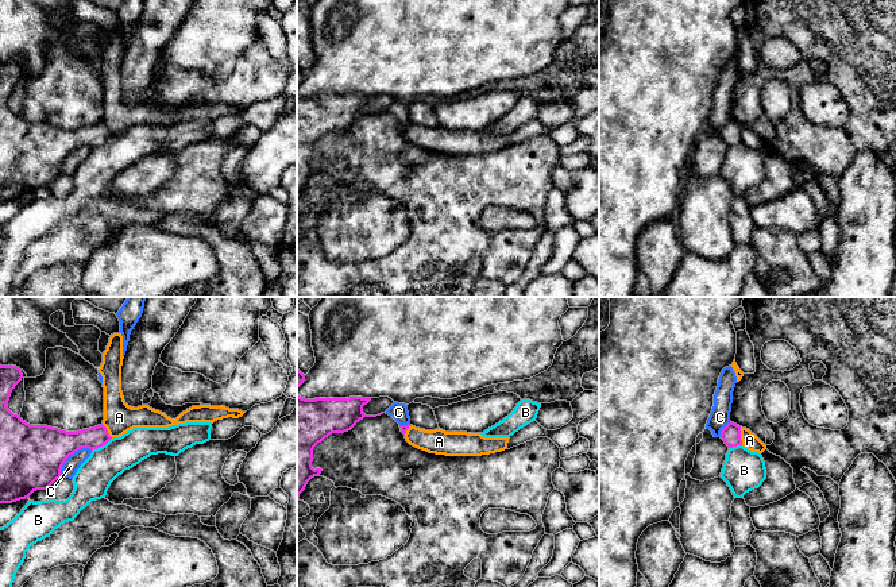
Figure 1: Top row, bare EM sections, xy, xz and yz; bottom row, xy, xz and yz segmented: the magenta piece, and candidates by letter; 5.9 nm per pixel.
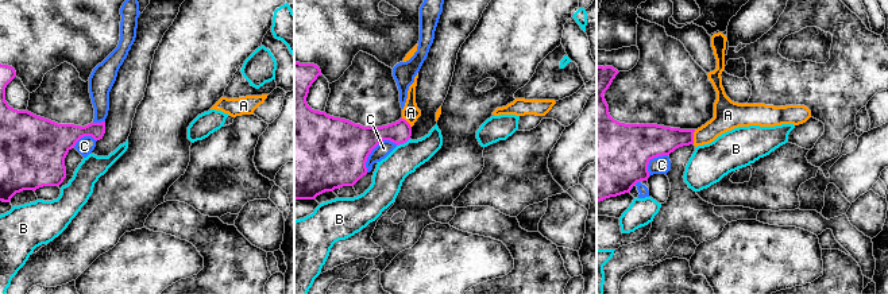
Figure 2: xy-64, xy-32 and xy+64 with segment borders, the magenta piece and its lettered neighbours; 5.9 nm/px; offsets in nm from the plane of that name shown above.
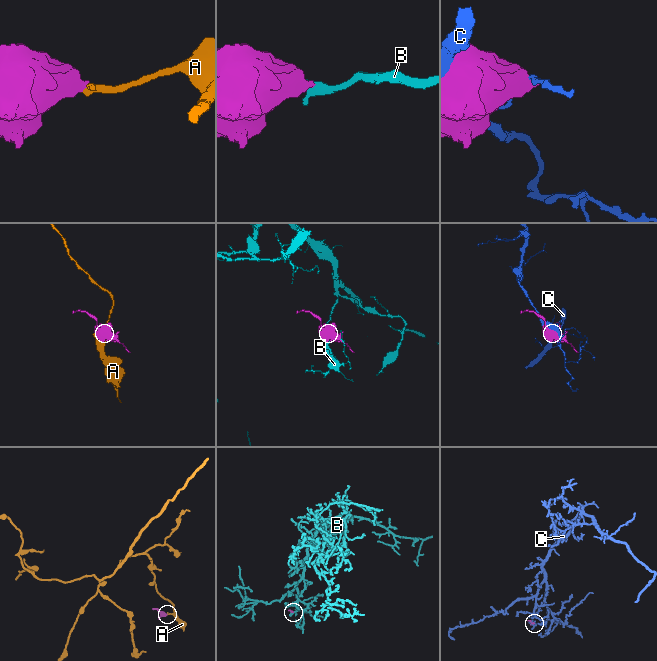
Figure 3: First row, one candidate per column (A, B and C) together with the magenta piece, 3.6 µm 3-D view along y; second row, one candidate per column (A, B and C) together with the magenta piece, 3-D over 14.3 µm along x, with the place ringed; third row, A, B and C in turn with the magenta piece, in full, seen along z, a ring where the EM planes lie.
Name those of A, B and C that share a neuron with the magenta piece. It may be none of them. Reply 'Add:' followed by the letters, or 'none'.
Add: none

